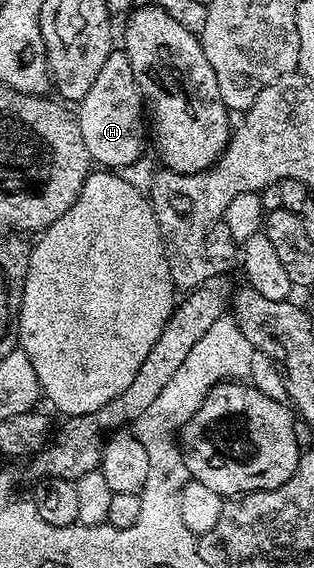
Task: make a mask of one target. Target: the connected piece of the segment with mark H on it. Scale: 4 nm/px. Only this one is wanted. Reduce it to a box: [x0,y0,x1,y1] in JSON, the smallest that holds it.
[78,50,146,170]

